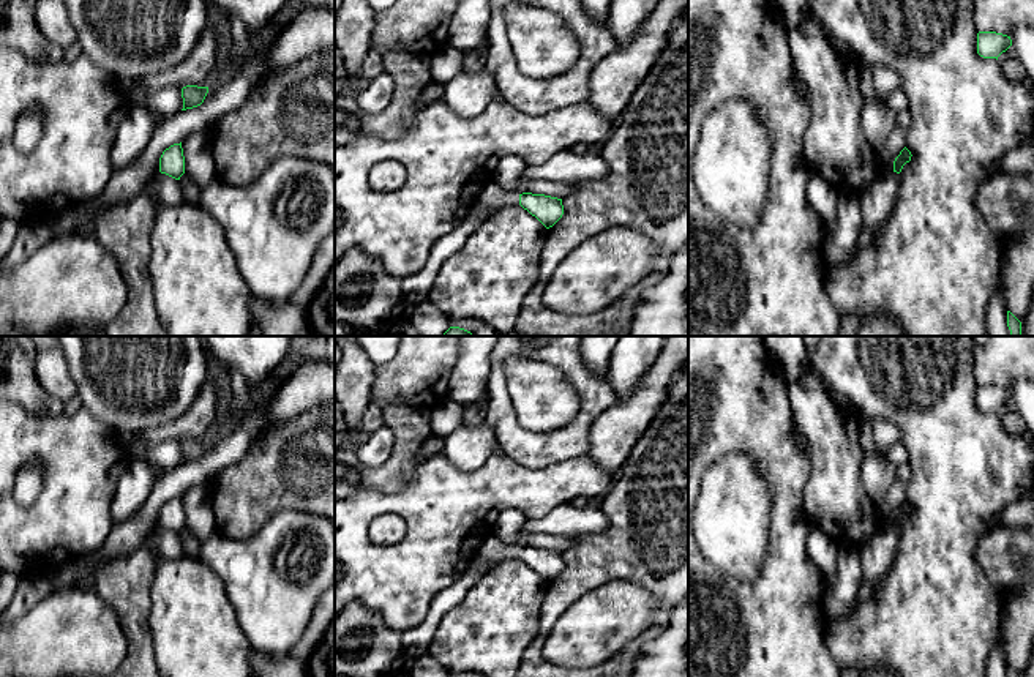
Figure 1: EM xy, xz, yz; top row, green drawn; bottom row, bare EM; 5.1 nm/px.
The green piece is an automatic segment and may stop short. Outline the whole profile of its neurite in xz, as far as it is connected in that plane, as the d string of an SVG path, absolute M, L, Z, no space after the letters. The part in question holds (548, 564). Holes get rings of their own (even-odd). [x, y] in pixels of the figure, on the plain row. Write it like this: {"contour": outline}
{"contour": "M491 532L478 543L464 574L433 600L425 620L420 625L399 633L403 652L415 658L428 653L444 614L453 609L488 570L504 560L518 557L546 582L553 581L564 568L562 552L532 546L516 548L515 544L504 543Z"}

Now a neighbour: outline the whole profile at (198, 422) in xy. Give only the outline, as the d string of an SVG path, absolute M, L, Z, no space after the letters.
M210 380L202 385L194 402L175 420L167 425L136 434L134 450L139 459L155 445L164 440L208 440L218 417L218 395Z

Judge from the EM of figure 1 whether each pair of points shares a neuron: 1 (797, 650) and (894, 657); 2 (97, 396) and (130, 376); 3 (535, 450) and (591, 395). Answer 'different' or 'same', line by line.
1: different
2: same
3: same

